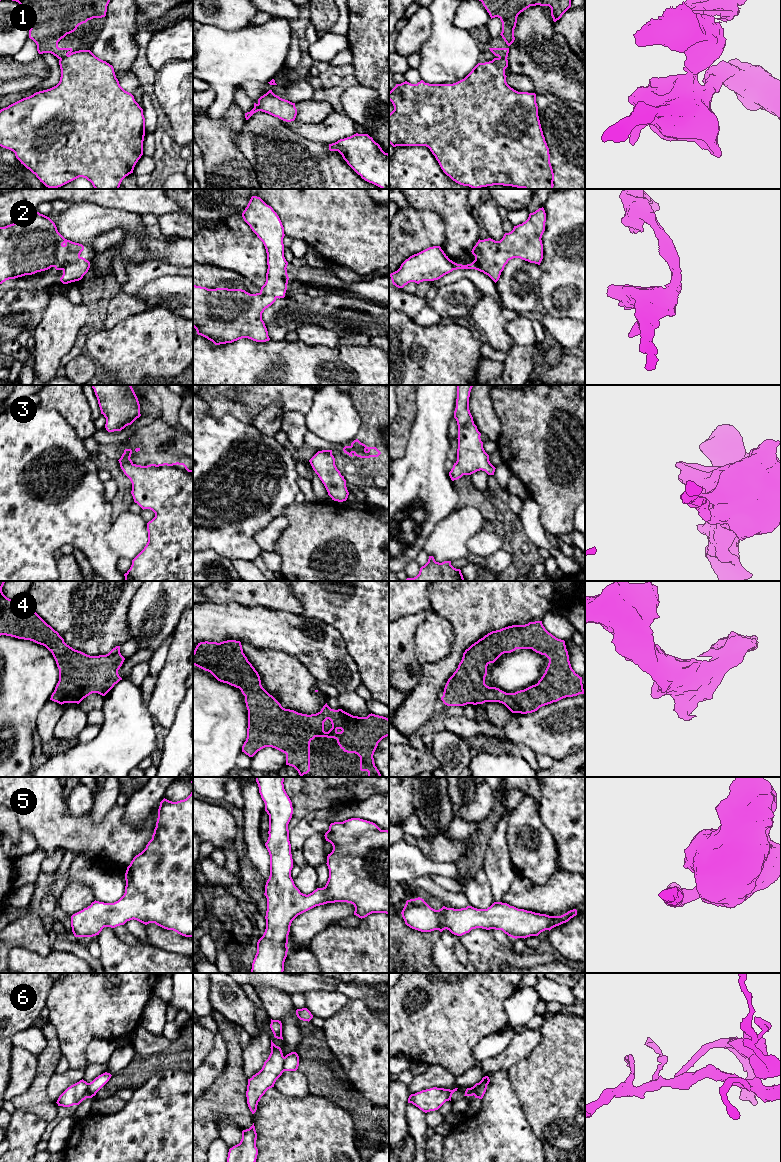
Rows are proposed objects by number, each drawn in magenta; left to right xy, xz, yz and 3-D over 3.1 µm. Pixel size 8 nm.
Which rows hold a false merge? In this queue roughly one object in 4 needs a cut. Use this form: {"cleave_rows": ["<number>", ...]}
{"cleave_rows": ["1", "6"]}

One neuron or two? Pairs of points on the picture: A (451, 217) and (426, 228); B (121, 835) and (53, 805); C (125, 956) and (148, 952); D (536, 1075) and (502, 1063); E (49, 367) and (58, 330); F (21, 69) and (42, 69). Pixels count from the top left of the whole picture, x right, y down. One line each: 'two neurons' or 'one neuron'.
A: two neurons
B: one neuron
C: one neuron
D: two neurons
E: one neuron
F: one neuron

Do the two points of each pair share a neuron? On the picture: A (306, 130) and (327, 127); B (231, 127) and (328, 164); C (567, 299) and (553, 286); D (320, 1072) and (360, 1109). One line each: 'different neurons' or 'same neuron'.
A: same neuron
B: different neurons
C: same neuron
D: same neuron

